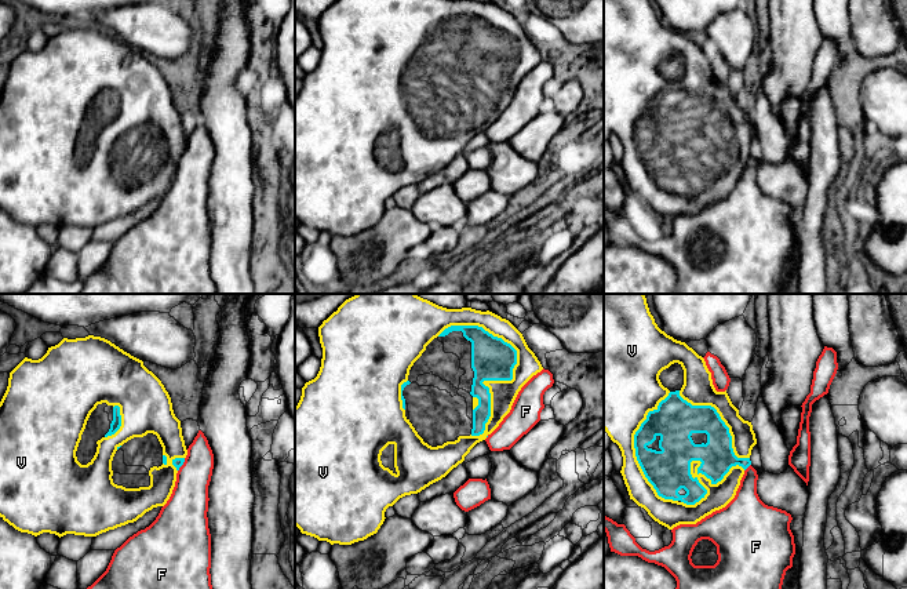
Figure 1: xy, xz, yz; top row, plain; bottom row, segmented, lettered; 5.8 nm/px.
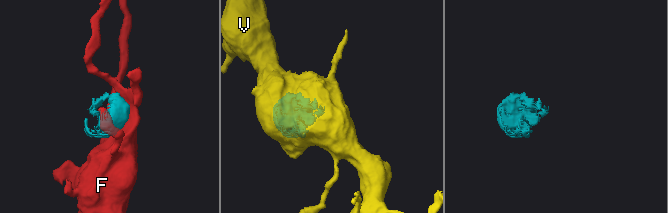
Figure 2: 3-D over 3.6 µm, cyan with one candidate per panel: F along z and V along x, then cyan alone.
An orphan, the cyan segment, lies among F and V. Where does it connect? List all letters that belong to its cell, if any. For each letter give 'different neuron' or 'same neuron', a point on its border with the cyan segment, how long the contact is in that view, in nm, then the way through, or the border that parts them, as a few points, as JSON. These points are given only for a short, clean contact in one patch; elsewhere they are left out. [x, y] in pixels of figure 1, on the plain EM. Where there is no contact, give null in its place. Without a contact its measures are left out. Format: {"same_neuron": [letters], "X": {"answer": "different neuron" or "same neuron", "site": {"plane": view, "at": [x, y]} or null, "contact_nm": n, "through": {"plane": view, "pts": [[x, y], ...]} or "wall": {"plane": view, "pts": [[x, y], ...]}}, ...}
{"same_neuron": ["V"], "F": {"answer": "different neuron", "site": {"plane": "yz", "at": [747, 157]}, "contact_nm": 60, "wall": {"plane": "yz", "pts": [[750, 155], [745, 162]]}}, "V": {"answer": "same neuron", "site": {"plane": "xz", "at": [512, 68]}, "contact_nm": 700}}

